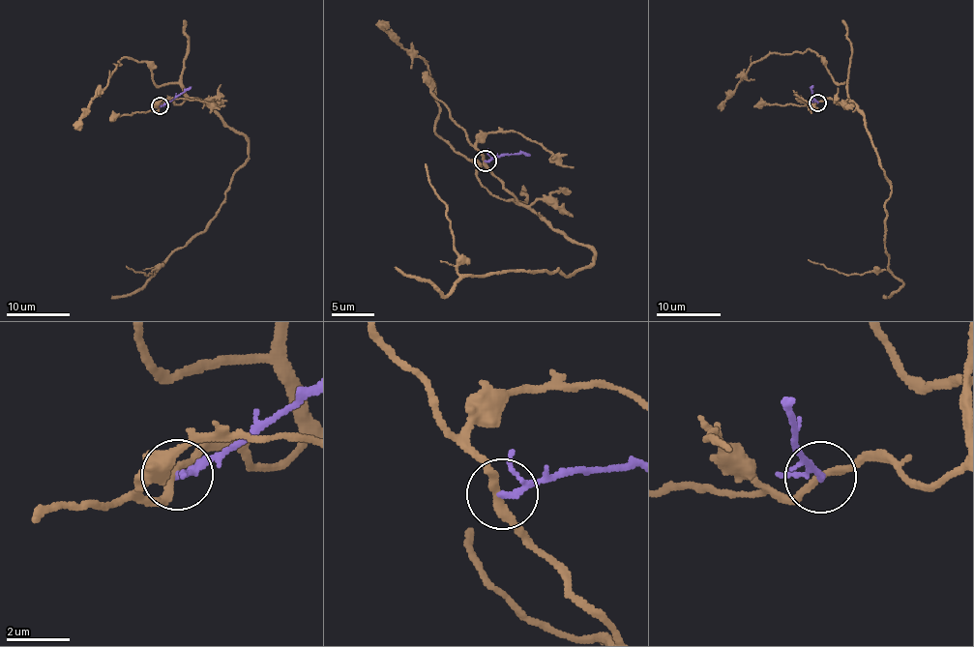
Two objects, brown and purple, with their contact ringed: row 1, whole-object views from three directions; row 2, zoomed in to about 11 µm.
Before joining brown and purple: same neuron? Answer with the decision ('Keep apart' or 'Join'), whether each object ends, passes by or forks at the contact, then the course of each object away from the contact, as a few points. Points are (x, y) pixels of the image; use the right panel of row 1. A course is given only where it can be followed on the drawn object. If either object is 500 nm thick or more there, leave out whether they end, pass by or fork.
Keep apart. At the ring brown passes by. At the ring purple passes by. Course of brown: (818, 102), (852, 102), (864, 117), (891, 189), (885, 202), (888, 268), (838, 274), (808, 259). Course of purple: (817, 102), (811, 96), (812, 85)

